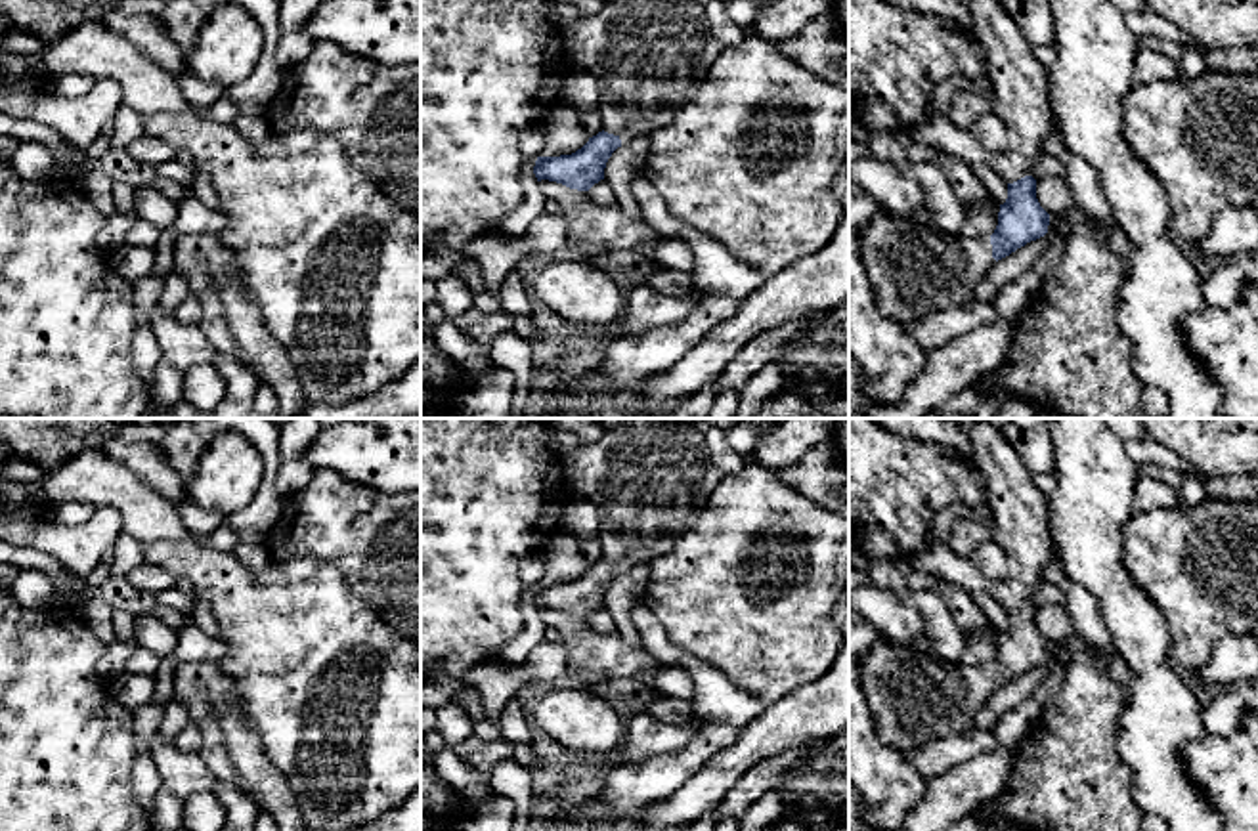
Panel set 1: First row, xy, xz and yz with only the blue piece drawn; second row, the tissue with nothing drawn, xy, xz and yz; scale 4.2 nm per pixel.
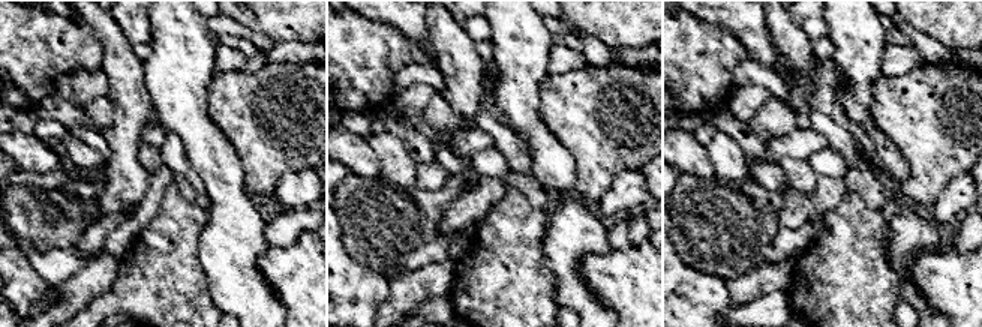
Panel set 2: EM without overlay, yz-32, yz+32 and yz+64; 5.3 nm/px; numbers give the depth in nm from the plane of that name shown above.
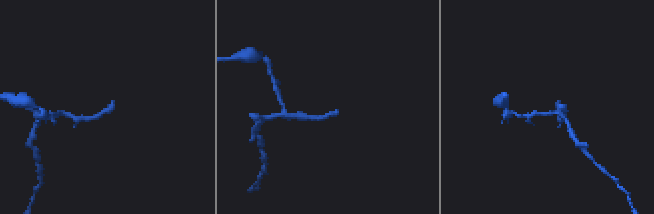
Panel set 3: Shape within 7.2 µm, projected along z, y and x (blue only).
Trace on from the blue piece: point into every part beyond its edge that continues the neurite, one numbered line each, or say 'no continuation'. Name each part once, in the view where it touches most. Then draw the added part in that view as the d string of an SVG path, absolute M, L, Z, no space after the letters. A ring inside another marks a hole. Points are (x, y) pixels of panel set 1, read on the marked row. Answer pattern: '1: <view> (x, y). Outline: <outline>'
1: yz (1018, 79). Outline: M967 0L973 32L983 44L996 107L994 113L1009 132L1009 149L985 155L965 130L956 128L946 115L927 111L902 138L925 143L967 162L985 162L1006 183L1030 176L1044 153L1044 141L1055 134L1053 111L1048 99L1048 69L1036 59L1034 46L1009 17L1002 0Z
2: yz (912, 270). Outline: M878 210L858 231L858 248L878 309L900 327L916 323L933 311L962 308L971 300L975 287L987 279L996 264L990 237L948 235L933 227L918 225L906 218L885 214L883 210Z

